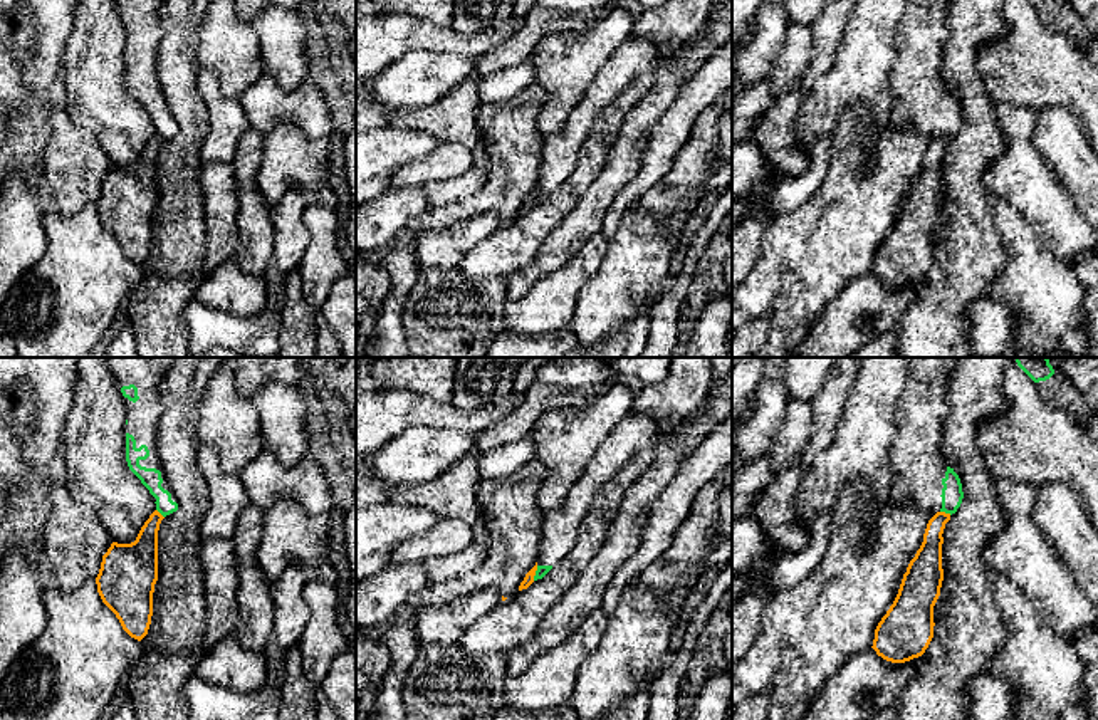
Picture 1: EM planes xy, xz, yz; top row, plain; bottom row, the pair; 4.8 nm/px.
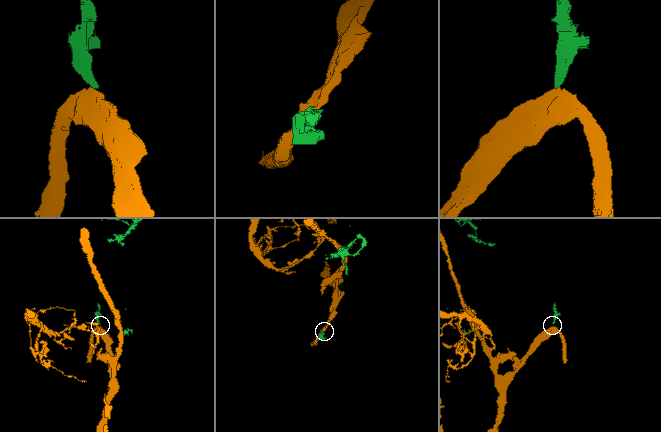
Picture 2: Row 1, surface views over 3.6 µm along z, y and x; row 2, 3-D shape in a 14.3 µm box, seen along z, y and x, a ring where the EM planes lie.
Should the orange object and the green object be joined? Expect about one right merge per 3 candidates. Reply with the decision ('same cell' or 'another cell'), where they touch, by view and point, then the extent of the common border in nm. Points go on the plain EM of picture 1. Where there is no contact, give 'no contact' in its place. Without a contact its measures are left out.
another cell | xz (534, 197) | 80 nm

